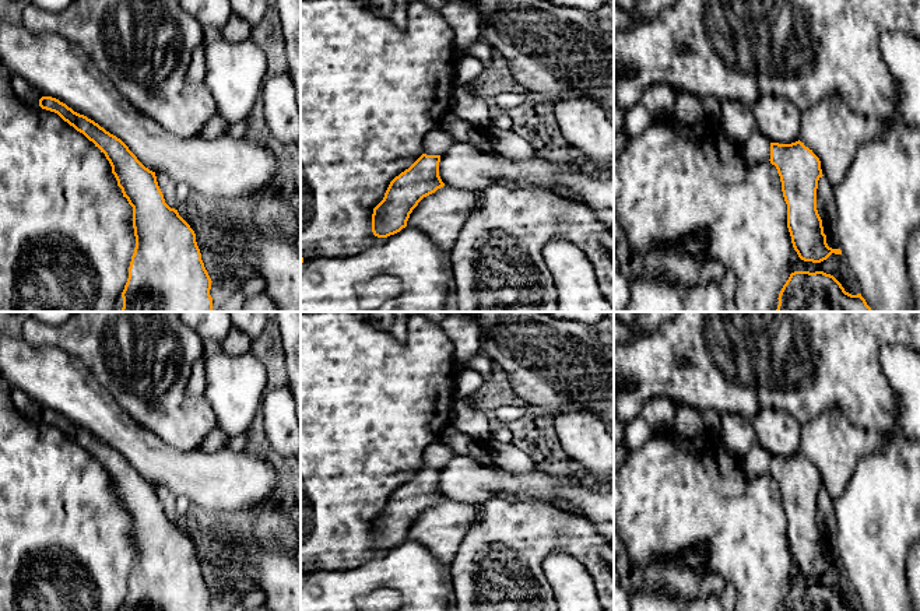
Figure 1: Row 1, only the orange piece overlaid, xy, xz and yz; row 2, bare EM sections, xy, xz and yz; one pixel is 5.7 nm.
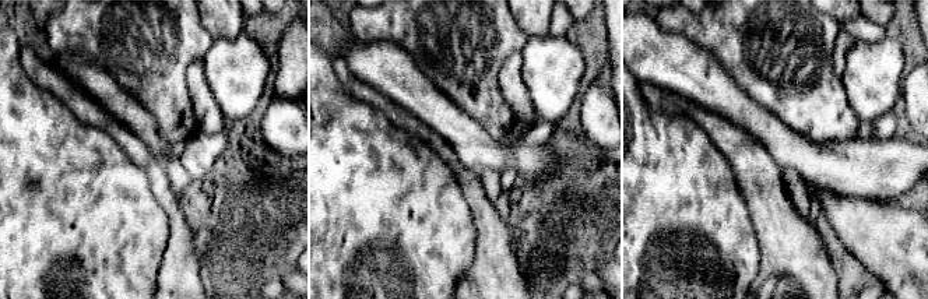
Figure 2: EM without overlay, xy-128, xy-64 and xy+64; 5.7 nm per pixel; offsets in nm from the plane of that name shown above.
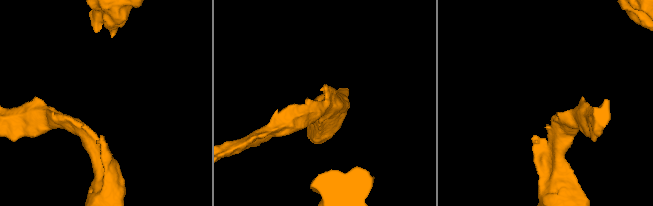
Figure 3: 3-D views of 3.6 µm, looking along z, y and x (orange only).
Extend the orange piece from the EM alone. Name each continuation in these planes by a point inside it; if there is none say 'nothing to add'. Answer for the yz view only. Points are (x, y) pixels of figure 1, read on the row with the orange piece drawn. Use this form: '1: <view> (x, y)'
1: yz (757, 148)

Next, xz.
1: xz (436, 141)

